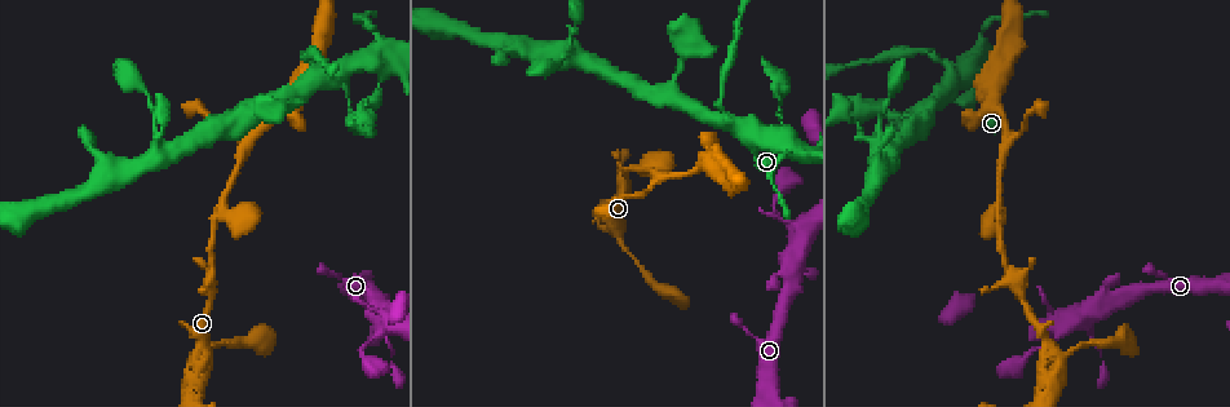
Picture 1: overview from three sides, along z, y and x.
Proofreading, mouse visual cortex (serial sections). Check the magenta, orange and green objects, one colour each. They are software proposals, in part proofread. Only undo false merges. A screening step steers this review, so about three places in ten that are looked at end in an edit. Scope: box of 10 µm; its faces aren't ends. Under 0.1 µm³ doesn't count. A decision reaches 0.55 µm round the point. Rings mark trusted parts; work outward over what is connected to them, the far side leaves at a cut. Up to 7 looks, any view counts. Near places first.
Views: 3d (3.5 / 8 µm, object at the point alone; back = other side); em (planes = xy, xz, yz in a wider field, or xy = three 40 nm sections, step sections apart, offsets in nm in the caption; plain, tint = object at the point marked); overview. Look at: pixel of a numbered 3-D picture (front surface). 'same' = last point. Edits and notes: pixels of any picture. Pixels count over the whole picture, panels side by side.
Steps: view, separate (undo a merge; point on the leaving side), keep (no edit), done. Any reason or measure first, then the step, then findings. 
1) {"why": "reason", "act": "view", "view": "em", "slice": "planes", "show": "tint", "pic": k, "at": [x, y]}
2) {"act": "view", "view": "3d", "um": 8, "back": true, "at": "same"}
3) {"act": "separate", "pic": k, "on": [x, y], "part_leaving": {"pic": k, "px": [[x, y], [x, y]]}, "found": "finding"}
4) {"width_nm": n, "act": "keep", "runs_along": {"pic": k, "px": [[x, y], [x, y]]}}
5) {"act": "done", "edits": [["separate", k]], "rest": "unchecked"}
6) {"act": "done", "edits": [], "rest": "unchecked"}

{"why": "branch point", "act": "view", "view": "3d", "um": 3.5, "pic": 1, "at": [221, 213]}

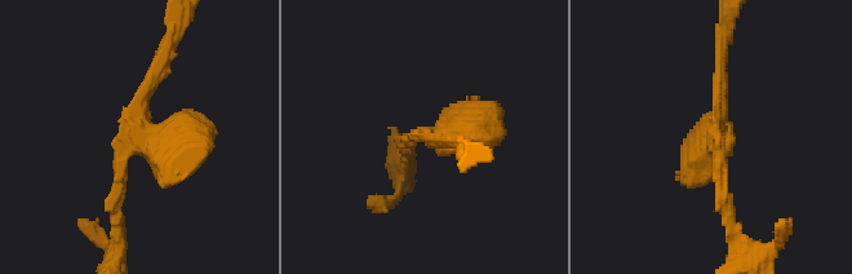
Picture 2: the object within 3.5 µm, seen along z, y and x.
{"why": "need the tissue", "act": "view", "view": "em", "slice": "xy", "step": 2, "show": "plain", "pic": 2, "at": [712, 136]}

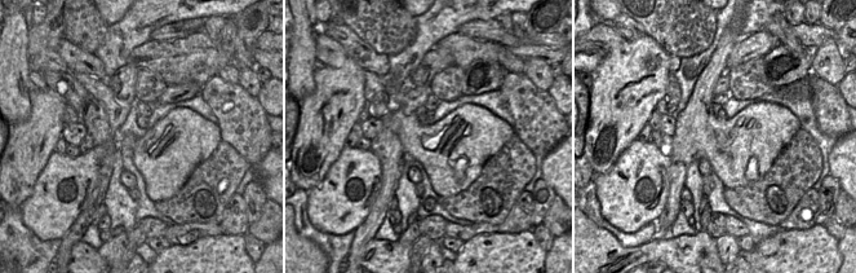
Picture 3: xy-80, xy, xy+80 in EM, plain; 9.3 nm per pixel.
{"act": "view", "view": "em", "slice": "xy", "step": 2, "show": "tint", "at": "same"}

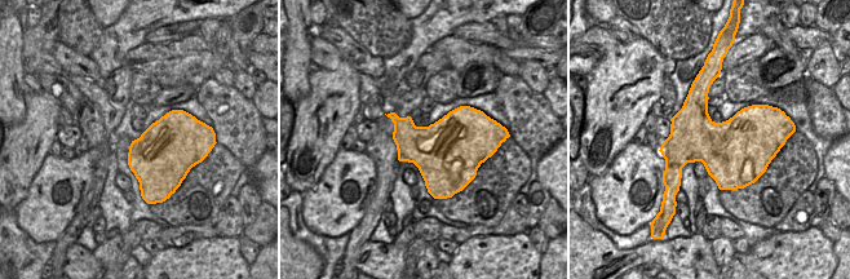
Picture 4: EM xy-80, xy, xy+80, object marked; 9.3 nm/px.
{"act": "keep", "runs_along": {"pic": 2, "px": [[114, 210], [121, 150], [165, 56]]}, "found": "all the same cell"}

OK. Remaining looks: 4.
{"act": "view", "view": "3d", "um": 3.5, "pic": 1, "at": [387, 51]}

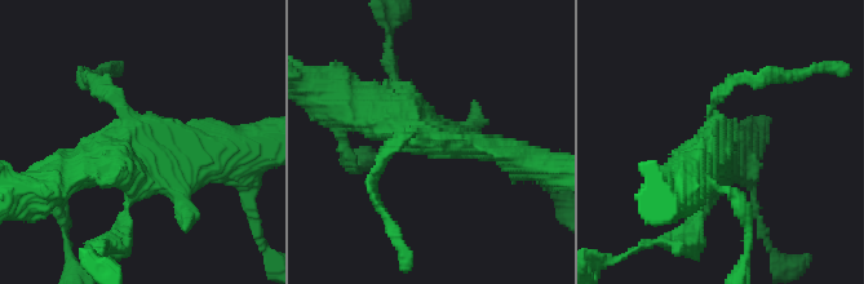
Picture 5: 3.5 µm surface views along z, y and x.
{"act": "view", "view": "em", "slice": "xy", "step": 5, "show": "tint", "pic": 5, "at": [136, 144]}

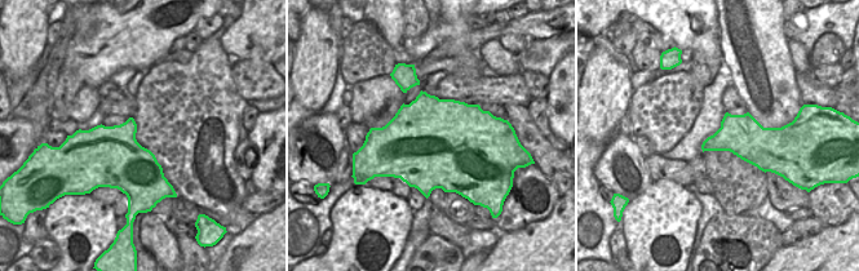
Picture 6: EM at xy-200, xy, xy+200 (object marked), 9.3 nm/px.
{"act": "keep", "found": "continuous, no second cell"}

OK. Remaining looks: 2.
{"act": "done", "edits": [], "rest": "unchecked"}

